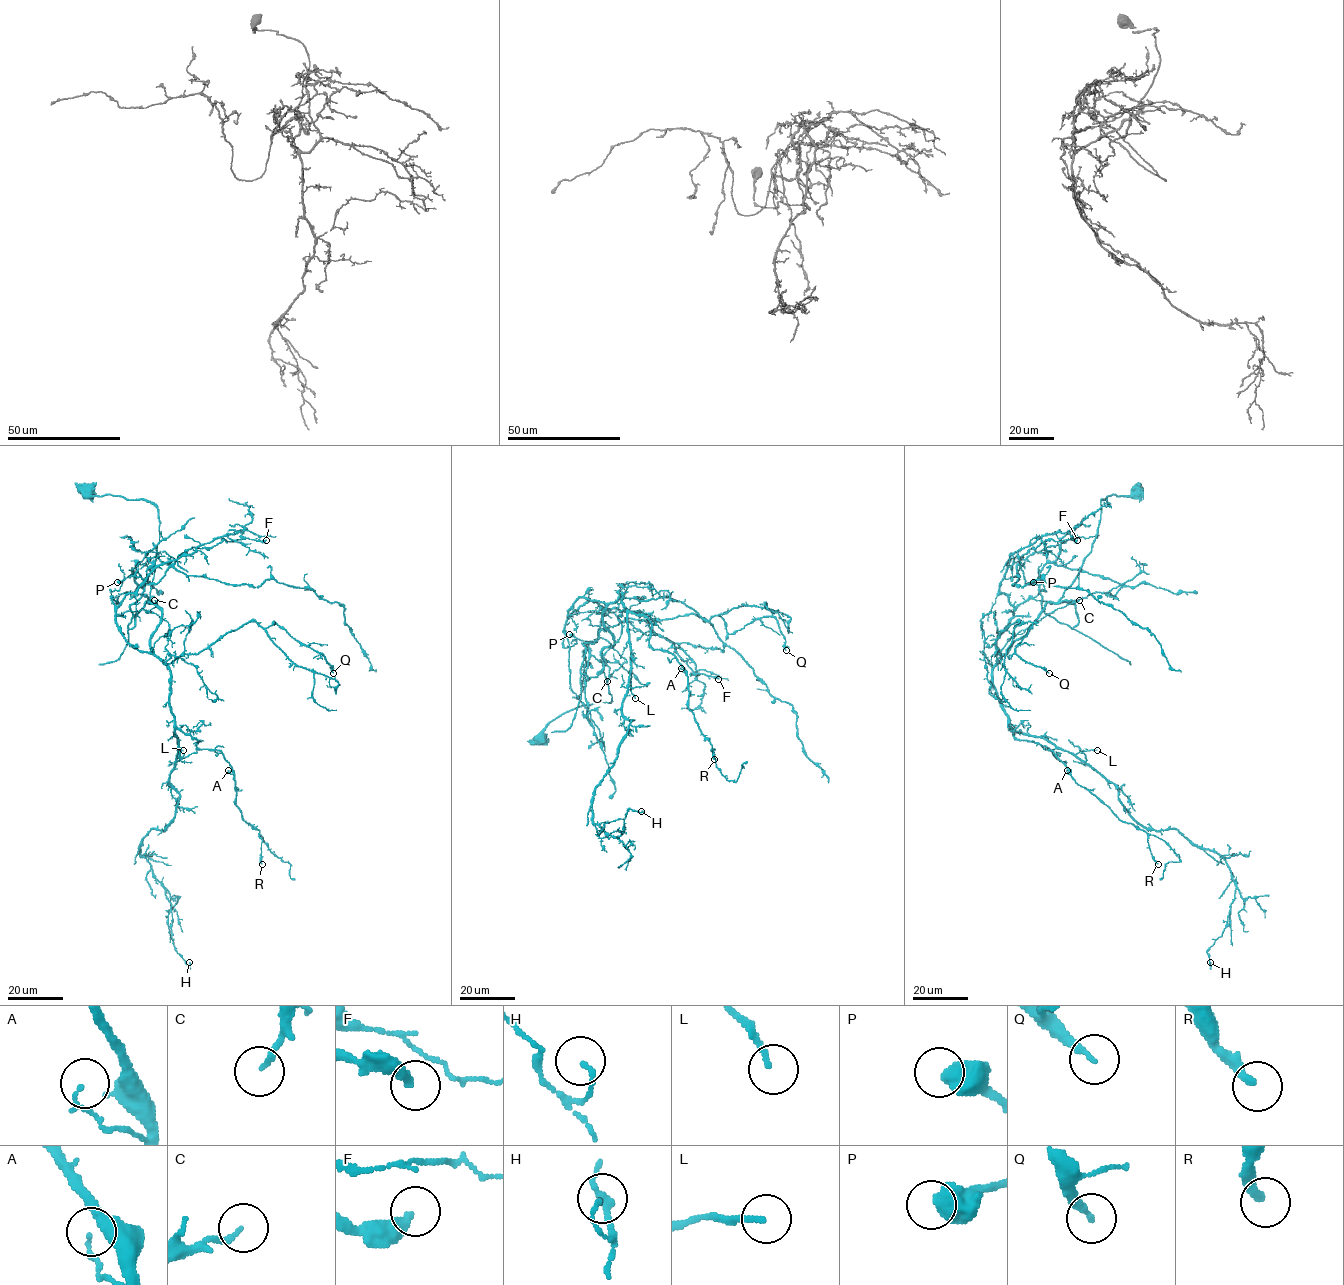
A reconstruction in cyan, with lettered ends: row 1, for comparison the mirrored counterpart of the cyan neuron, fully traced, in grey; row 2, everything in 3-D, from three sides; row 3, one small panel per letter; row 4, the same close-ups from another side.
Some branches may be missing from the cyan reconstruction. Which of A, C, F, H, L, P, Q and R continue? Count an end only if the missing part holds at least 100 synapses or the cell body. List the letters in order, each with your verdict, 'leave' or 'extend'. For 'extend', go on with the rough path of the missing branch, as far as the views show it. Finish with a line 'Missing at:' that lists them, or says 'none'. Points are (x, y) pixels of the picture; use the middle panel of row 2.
A: leave
C: leave
F: leave
H: leave
L: leave
P: leave
Q: leave
R: leave
Missing at: none

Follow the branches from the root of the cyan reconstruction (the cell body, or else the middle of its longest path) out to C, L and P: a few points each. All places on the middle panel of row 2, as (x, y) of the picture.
C: (540, 738), (562, 714), (612, 700), (601, 651), (614, 637), (603, 602), (622, 627), (603, 656), (607, 681)
L: (540, 738), (562, 714), (612, 700), (601, 651), (614, 637), (603, 612), (622, 594), (635, 698)
P: (540, 738), (562, 714), (612, 700), (603, 661), (588, 680), (580, 672), (582, 643), (596, 641), (569, 634)

